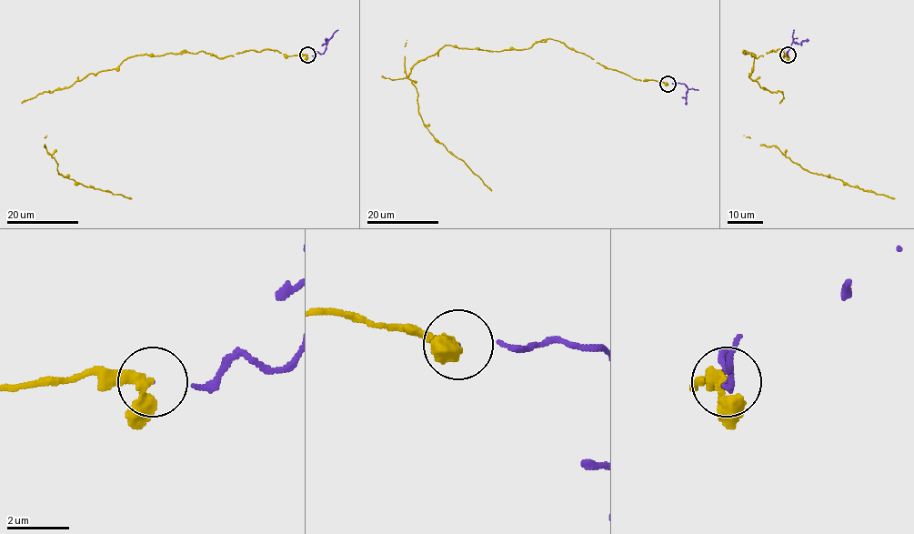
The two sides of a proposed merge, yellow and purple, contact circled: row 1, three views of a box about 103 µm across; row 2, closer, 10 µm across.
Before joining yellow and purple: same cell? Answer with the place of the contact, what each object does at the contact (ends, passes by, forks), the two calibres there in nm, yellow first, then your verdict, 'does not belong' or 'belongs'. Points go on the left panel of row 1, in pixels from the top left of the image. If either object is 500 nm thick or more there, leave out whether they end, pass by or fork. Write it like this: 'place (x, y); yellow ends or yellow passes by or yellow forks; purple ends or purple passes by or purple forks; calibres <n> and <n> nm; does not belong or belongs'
place (307, 55); yellow passes by; purple ends; calibres 280 and 20 nm; belongs

